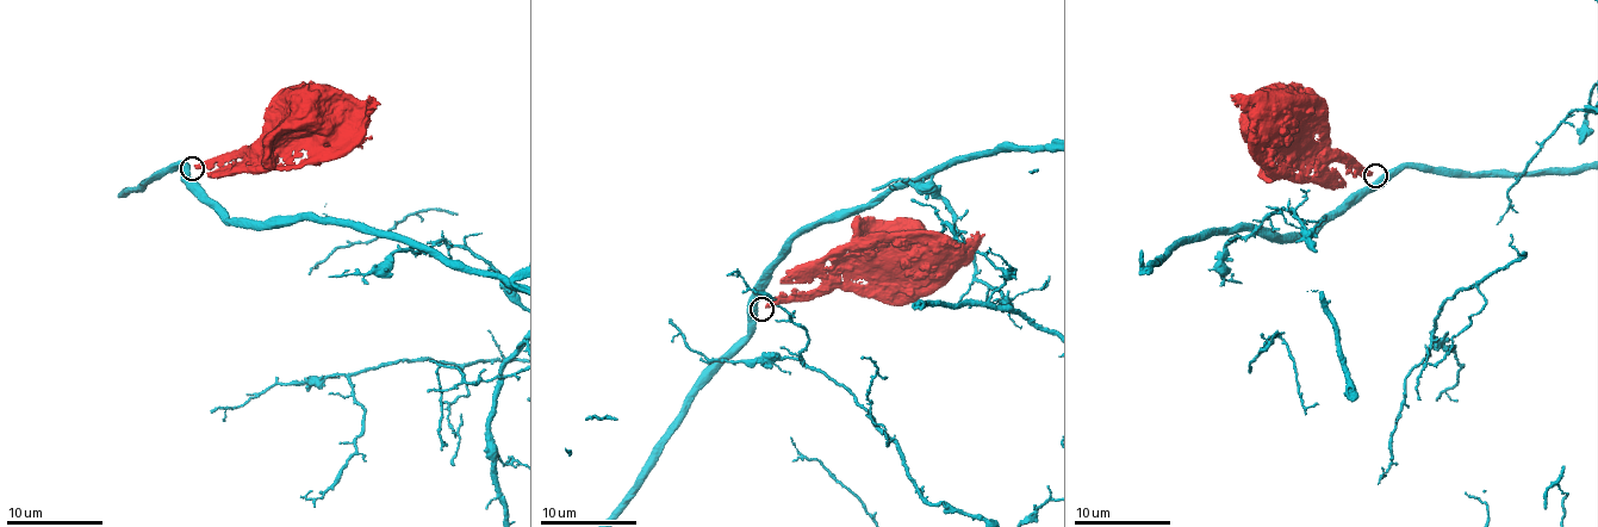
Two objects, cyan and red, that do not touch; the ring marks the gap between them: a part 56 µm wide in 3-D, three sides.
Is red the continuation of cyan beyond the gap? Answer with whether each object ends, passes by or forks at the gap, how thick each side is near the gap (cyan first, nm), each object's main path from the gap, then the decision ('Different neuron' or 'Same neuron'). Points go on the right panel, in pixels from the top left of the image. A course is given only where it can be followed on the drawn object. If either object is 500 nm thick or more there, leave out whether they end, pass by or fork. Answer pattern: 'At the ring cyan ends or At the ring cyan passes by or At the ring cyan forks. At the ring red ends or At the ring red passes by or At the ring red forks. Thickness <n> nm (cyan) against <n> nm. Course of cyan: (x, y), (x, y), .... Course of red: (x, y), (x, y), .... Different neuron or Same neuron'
Thickness 500 nm (cyan) against 320 nm. Course of red: (1372, 175), (1338, 153), (1311, 144), (1275, 121). Different neuron

